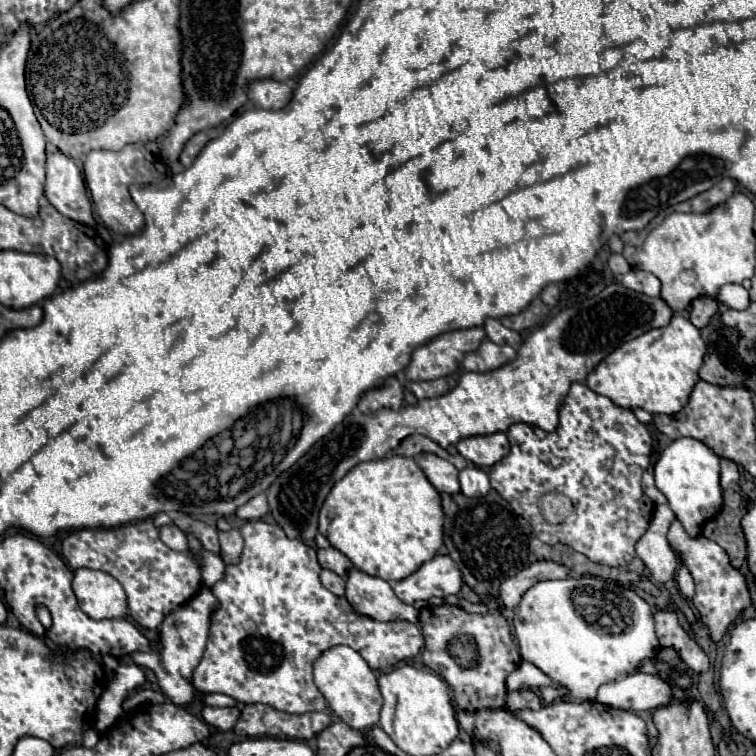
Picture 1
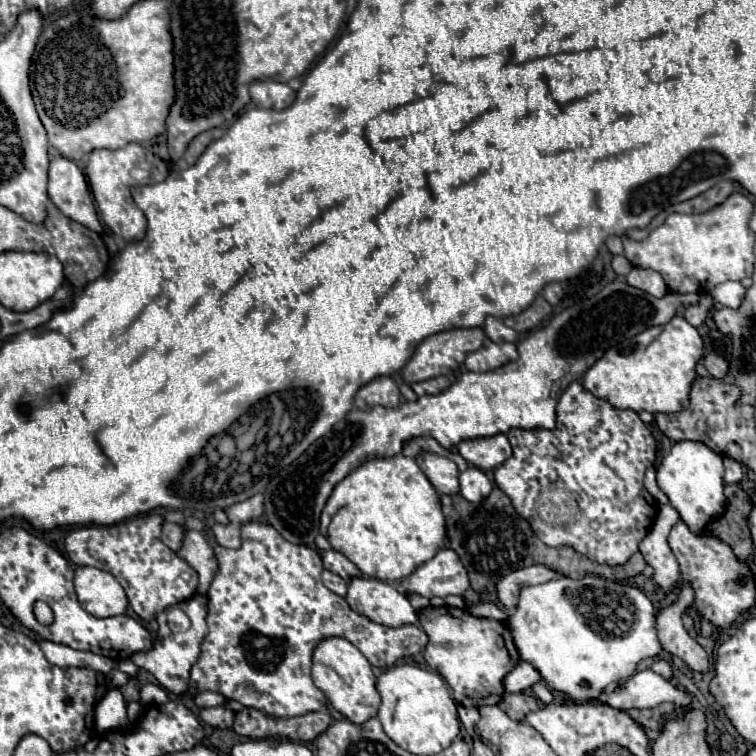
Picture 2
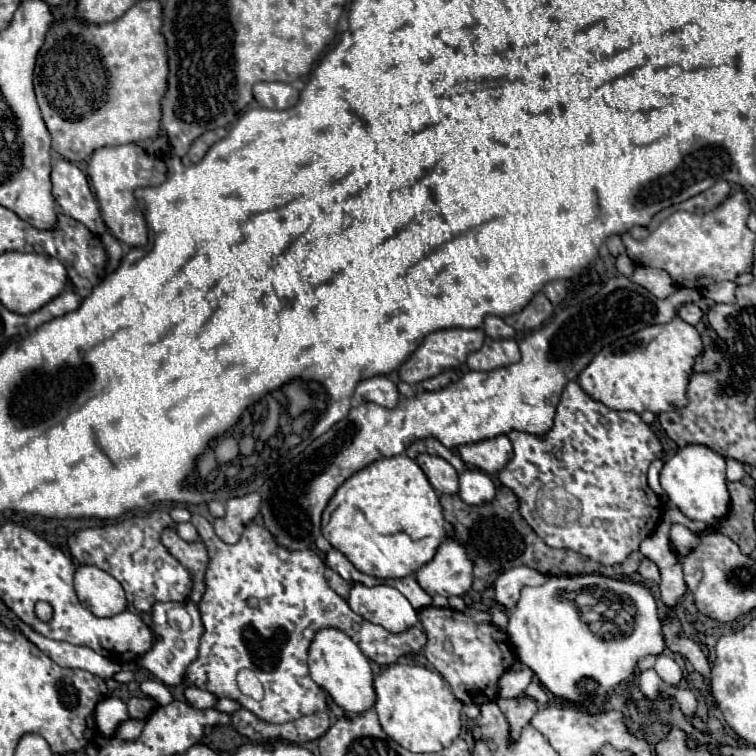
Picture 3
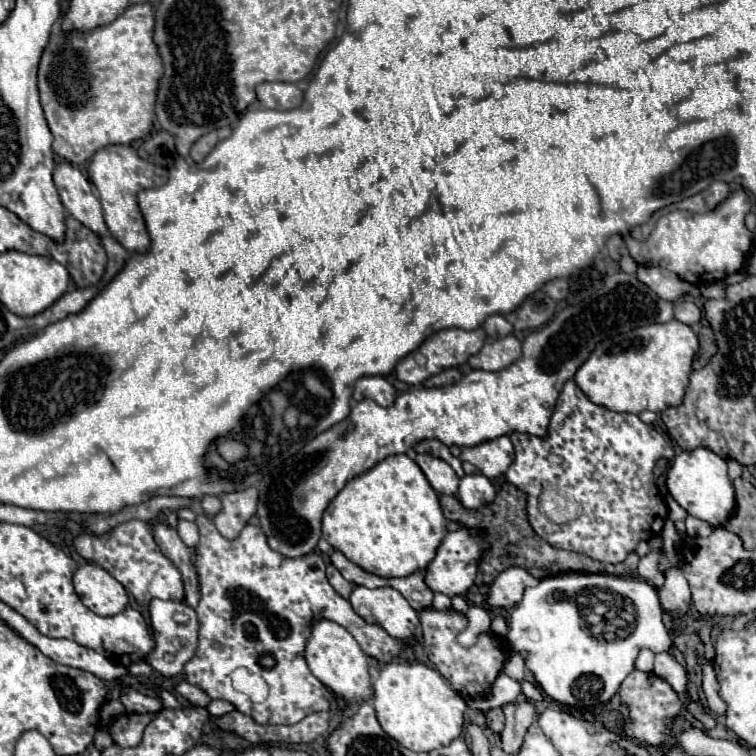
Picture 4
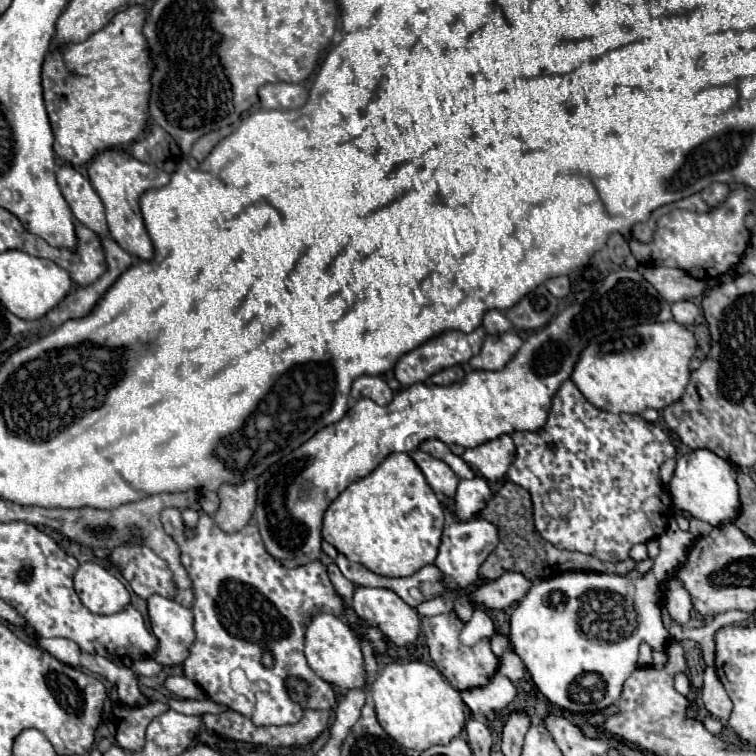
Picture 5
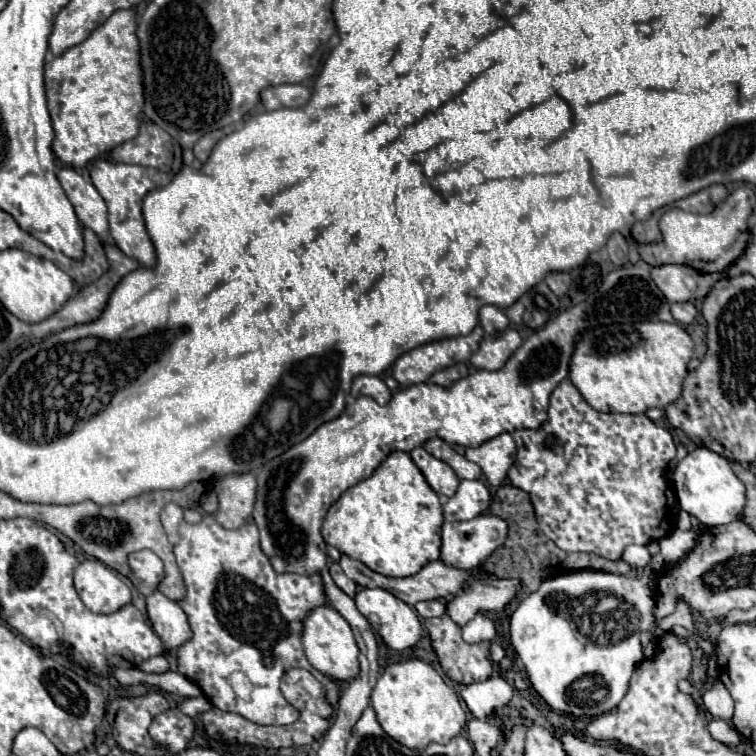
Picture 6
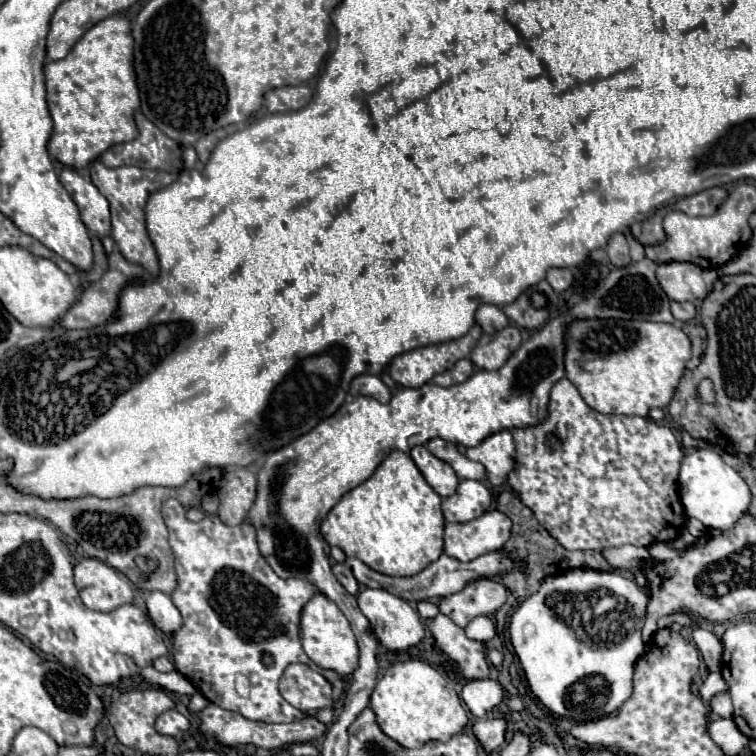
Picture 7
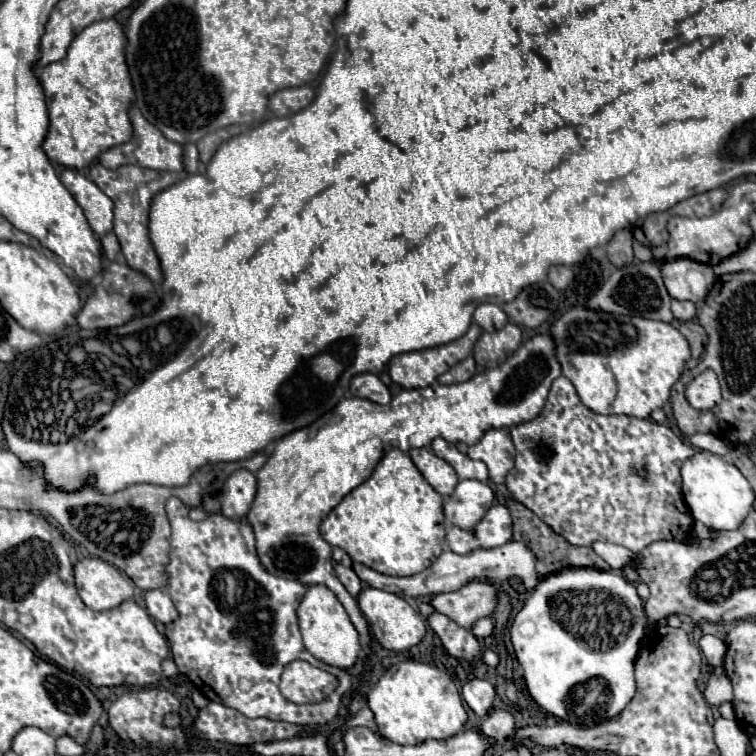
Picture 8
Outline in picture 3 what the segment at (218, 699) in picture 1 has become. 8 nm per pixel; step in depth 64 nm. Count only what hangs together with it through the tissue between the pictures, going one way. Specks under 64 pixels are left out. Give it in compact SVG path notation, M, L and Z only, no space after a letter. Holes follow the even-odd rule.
M186 686L184 688L184 696L194 708L212 708L216 704L216 696L214 694L210 694L206 690L200 690L196 686Z

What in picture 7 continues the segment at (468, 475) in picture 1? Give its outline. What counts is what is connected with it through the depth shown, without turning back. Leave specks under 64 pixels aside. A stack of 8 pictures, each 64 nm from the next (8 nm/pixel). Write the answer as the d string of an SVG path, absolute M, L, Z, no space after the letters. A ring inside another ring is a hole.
M460 480L456 492L442 500L446 522L466 524L492 506L492 492L478 480Z

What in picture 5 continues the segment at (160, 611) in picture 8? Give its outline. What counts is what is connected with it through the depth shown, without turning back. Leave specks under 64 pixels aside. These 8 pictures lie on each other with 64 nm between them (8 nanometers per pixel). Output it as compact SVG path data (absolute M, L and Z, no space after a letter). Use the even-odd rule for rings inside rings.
M154 594L148 598L148 616L152 632L158 638L158 650L152 658L164 666L182 664L194 642L192 612L170 598Z

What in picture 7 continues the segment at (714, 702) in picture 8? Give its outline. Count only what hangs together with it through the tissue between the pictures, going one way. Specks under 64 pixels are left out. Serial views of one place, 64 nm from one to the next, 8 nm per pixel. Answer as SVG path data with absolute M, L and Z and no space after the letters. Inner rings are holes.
M710 672L708 678L704 680L704 684L700 686L700 698L704 702L710 702L710 698L714 698L714 694L722 694L722 692L728 692L726 680L722 678L720 672Z

